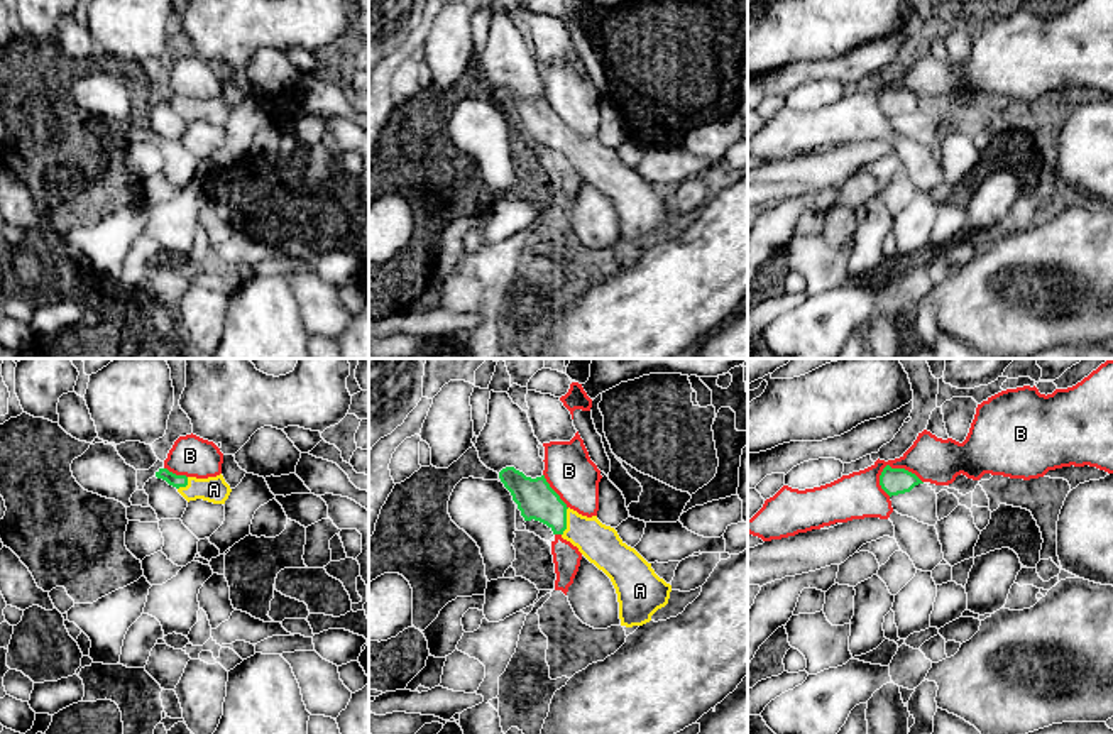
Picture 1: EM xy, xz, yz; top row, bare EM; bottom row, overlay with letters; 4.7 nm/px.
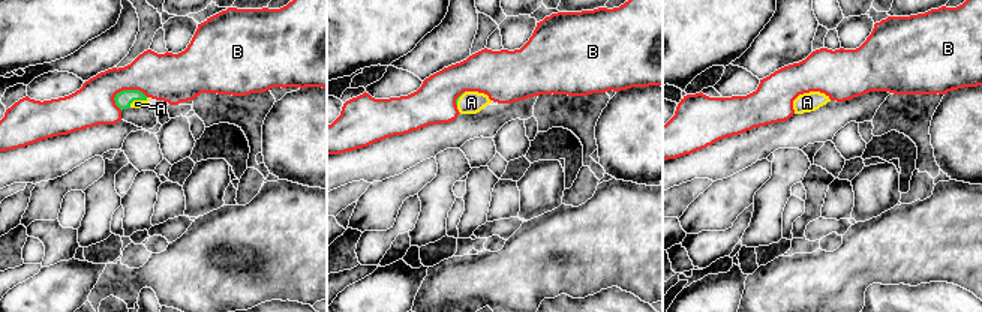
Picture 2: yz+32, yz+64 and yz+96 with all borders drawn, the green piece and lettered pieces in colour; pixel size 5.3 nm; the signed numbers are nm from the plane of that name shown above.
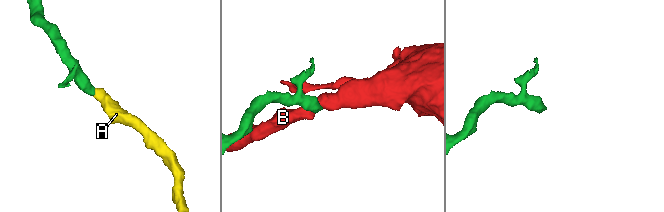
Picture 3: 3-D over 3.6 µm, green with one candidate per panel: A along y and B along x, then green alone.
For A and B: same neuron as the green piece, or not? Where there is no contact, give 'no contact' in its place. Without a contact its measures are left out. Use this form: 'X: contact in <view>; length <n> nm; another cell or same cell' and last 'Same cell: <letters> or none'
A: contact in xz; length 140 nm; same cell
B: contact in yz; length 220 nm; another cell
Same cell: A

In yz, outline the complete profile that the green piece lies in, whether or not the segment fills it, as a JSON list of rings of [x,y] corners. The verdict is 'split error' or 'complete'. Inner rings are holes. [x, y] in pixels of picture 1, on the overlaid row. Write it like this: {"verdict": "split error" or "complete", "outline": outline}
{"verdict": "complete", "outline": [[[890,465],[880,475],[880,485],[890,497],[910,492],[918,484],[924,482],[915,474],[905,468],[891,468]]]}

